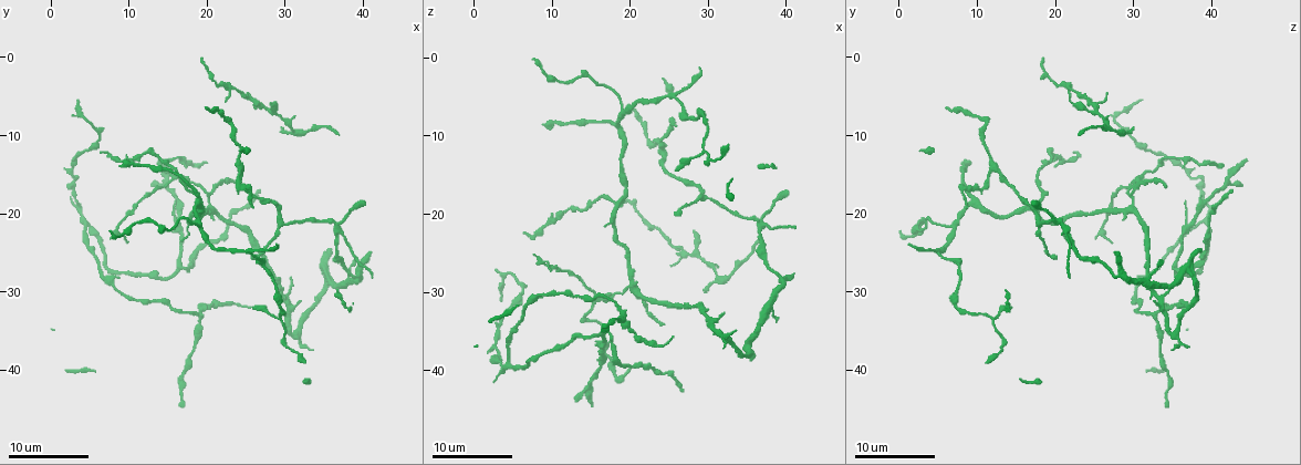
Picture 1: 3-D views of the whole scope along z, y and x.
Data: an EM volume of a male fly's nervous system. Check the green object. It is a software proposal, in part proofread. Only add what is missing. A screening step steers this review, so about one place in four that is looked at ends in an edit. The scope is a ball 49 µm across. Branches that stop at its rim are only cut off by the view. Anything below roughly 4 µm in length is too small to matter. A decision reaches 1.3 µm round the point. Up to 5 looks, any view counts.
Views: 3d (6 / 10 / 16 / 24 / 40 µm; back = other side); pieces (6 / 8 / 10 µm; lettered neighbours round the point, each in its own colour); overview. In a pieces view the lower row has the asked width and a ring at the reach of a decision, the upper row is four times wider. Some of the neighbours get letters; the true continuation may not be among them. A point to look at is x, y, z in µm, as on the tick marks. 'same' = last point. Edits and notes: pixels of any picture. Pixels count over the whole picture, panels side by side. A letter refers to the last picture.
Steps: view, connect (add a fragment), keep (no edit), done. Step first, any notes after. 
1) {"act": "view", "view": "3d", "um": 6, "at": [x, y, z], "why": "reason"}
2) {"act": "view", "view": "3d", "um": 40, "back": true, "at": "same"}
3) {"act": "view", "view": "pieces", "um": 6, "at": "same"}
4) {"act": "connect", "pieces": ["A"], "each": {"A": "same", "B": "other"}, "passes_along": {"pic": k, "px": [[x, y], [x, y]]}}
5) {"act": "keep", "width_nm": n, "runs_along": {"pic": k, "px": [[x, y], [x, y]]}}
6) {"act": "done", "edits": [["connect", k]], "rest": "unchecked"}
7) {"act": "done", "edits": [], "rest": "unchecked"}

{"act": "view", "view": "pieces", "um": 6, "at": [9.0, 14.0, 8.5], "why": "free end"}

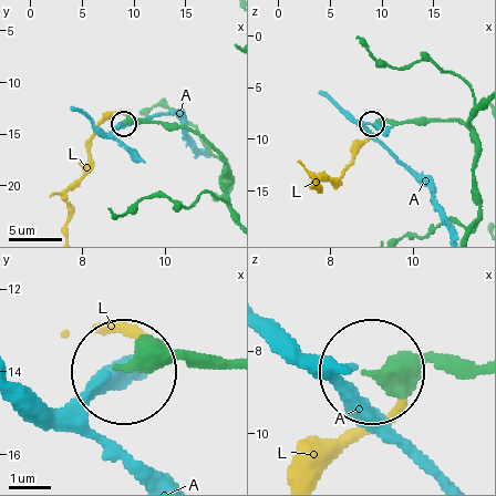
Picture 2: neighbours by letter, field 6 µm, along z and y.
{"act": "connect", "pieces": ["L"], "each": {"A": "other", "L": "same"}, "found": "the neuron continues"}

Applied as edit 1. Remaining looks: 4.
{"act": "view", "view": "overview"}

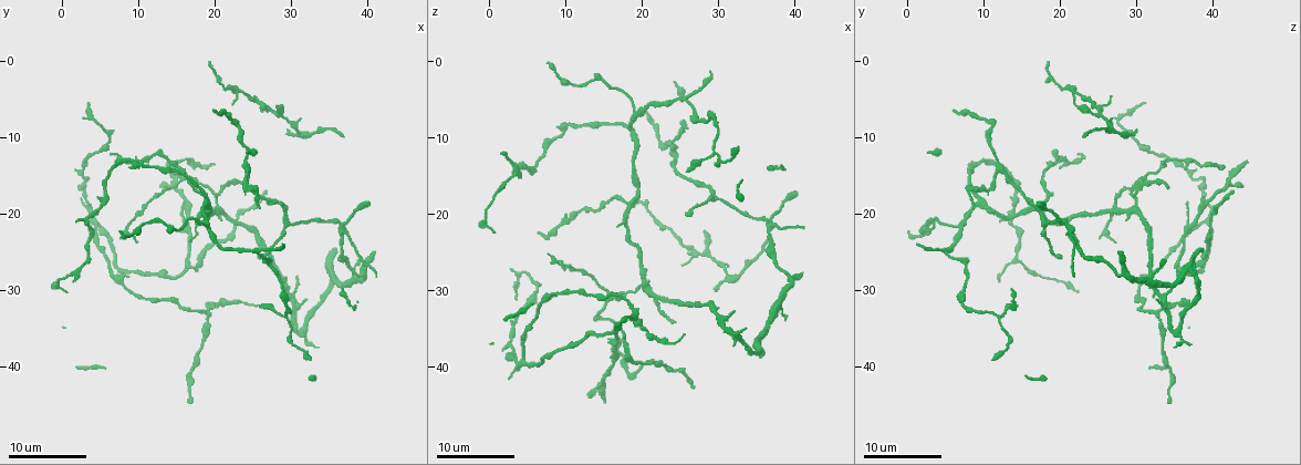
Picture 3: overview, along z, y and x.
{"act": "view", "view": "3d", "um": 6, "at": [26.0, 19.0, 8.5]}

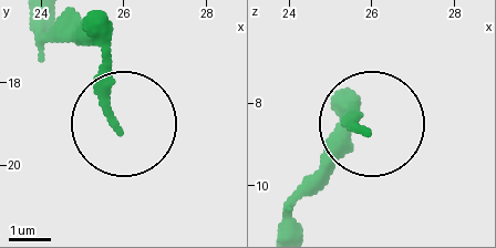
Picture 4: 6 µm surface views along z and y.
{"act": "view", "view": "pieces", "um": 10, "at": [25.80, 19.15, 8.70], "why": "see the neighbours"}

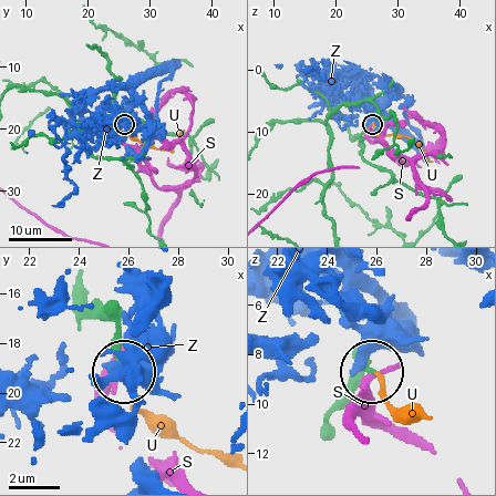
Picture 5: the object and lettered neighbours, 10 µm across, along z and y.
{"act": "connect", "pieces": ["U"], "width_nm": 150, "each": {"S": "other", "U": "same", "Z": "other"}, "found": "it goes on there"}

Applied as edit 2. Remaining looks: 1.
{"act": "view", "view": "pieces", "um": 6, "at": [26.0, 25.5, 20.0], "why": "branch stops here"}

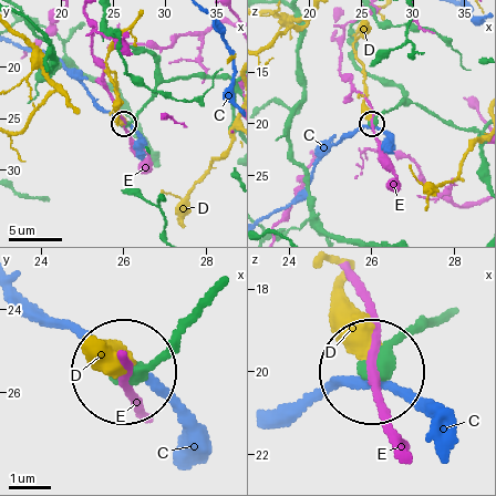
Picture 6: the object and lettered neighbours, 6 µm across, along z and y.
{"act": "keep", "each": {"C": "other", "D": "other", "E": "other"}, "runs_along": {"pic": 6, "px": [[440, 316], [407, 333], [380, 372]]}, "found": "none of them fits"}

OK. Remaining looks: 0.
{"act": "done", "edits": [["connect", 2], ["connect", 5]], "rest": "unchecked"}

